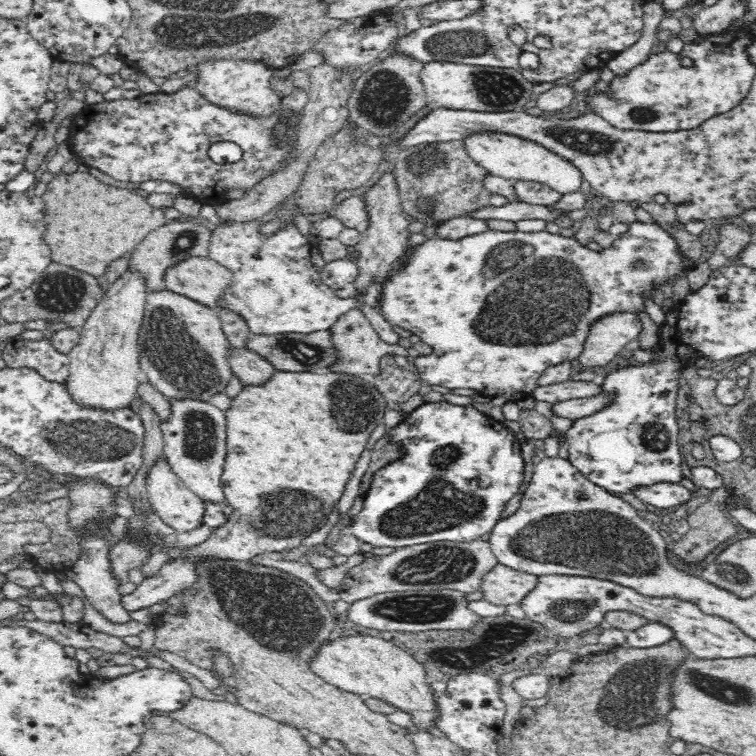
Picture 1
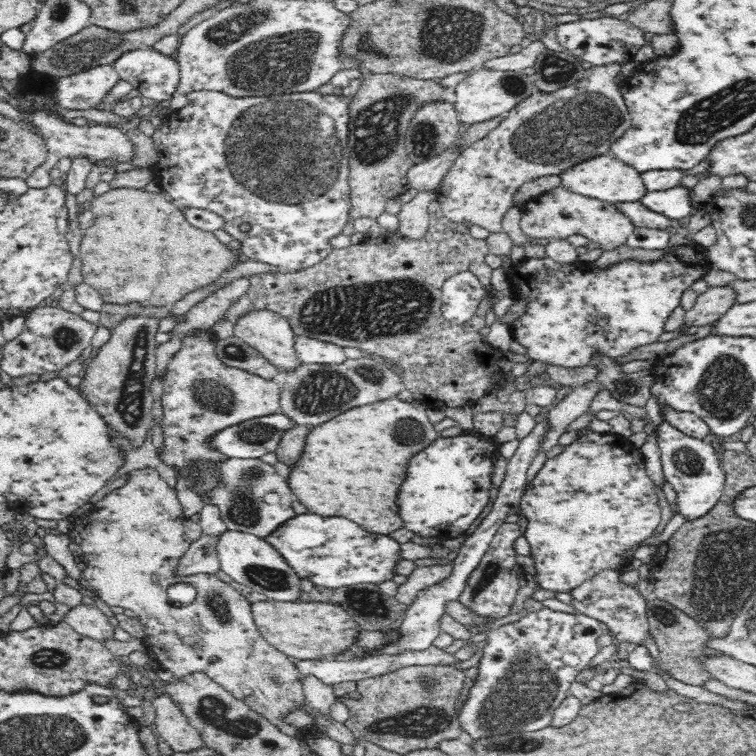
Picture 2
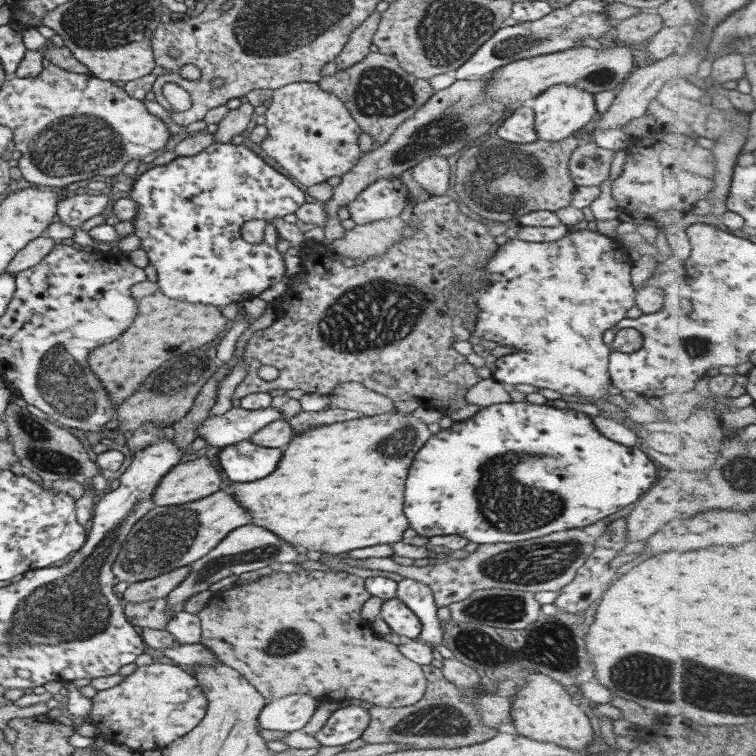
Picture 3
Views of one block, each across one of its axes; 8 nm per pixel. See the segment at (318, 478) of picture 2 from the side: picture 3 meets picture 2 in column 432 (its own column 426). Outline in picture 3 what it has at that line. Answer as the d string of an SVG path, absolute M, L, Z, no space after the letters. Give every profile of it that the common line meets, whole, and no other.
M399 411L316 425L291 438L278 466L268 476L254 482L233 483L226 490L247 510L252 524L263 526L284 542L304 546L306 551L321 550L324 555L335 556L354 548L396 544L404 540L402 534L409 527L402 508L408 468L414 455L432 435L421 418Z

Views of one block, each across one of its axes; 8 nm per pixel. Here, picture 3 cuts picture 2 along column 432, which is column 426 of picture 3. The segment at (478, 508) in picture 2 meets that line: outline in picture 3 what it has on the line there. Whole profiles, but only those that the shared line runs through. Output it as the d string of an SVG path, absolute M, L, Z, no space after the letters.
M506 402L482 407L470 418L453 422L450 428L442 429L433 434L412 459L412 466L406 480L404 492L404 514L408 517L409 527L420 536L442 536L442 534L458 534L476 544L496 544L499 542L520 542L539 536L546 536L552 532L582 528L594 524L605 516L636 502L659 479L658 465L640 448L614 442L602 436L593 425L591 418L574 409L550 407L547 405L530 404L524 402Z

